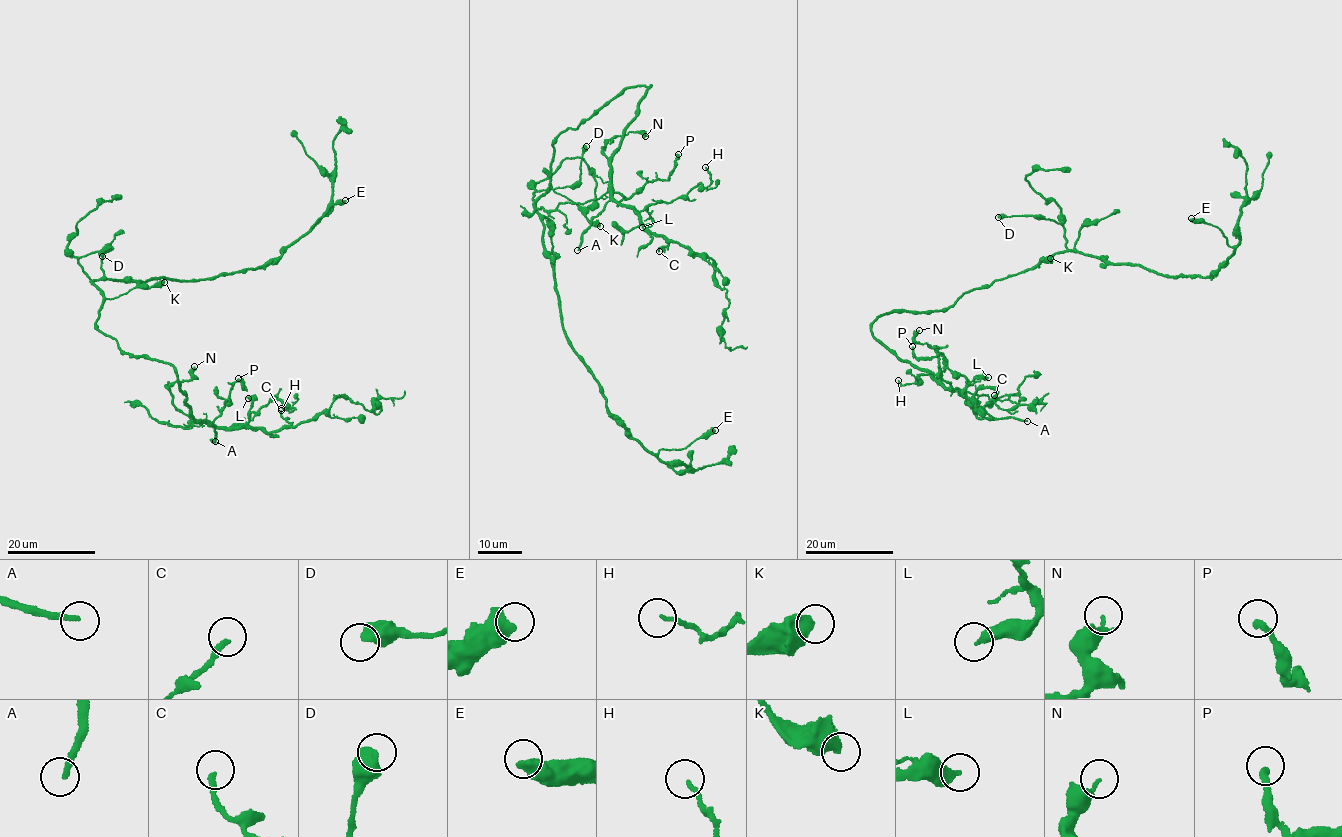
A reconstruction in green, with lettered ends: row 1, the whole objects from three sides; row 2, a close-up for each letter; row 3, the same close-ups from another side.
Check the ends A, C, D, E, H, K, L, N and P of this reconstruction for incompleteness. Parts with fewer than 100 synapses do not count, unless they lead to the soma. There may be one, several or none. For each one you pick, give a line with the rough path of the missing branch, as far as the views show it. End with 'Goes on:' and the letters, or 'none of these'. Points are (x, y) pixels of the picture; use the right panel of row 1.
A: (1027, 421), (1100, 444), (1090, 371), (1127, 420), (1156, 419), (1168, 367), (1060, 246), (1077, 198), (1123, 173)
Goes on: A

